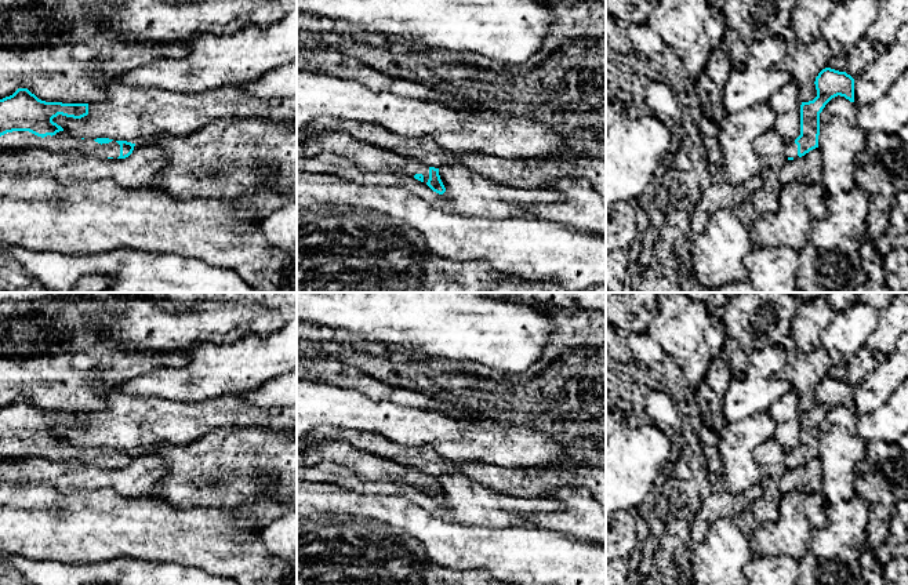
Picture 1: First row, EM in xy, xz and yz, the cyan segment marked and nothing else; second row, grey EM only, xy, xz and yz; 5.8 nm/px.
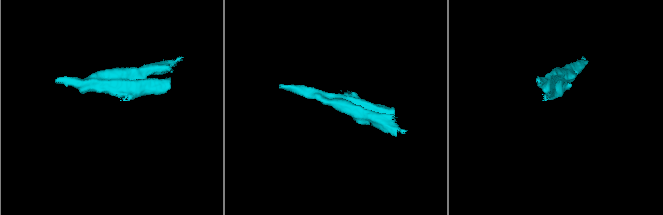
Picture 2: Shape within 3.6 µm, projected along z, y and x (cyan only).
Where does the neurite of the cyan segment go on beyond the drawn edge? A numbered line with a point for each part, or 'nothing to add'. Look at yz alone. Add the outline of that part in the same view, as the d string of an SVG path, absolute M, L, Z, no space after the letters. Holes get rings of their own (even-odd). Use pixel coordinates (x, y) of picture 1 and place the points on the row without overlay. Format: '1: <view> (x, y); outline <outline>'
1: yz (791, 458); outline M795 450L785 454L785 464L787 464L787 466L793 466L793 468L799 466L798 454L795 453Z

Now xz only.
1: xz (366, 465); outline M344 440L327 442L323 446L297 450L297 468L316 466L323 462L333 462L348 468L356 476L367 480L392 480L414 486L424 484L429 488L429 476L421 470L407 468L378 455L353 448Z

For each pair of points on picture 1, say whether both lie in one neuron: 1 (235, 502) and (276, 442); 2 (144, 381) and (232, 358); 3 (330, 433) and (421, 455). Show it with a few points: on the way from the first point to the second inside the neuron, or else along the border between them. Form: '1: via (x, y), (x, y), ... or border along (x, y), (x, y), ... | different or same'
1: via (235, 484), (235, 473), (258, 450) | same
2: via (166, 381), (181, 381), (189, 373), (210, 371) | same
3: via (352, 438), (399, 454) | same

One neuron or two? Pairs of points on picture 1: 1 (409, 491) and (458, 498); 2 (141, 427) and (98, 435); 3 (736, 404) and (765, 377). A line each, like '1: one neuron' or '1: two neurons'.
1: one neuron
2: one neuron
3: one neuron

